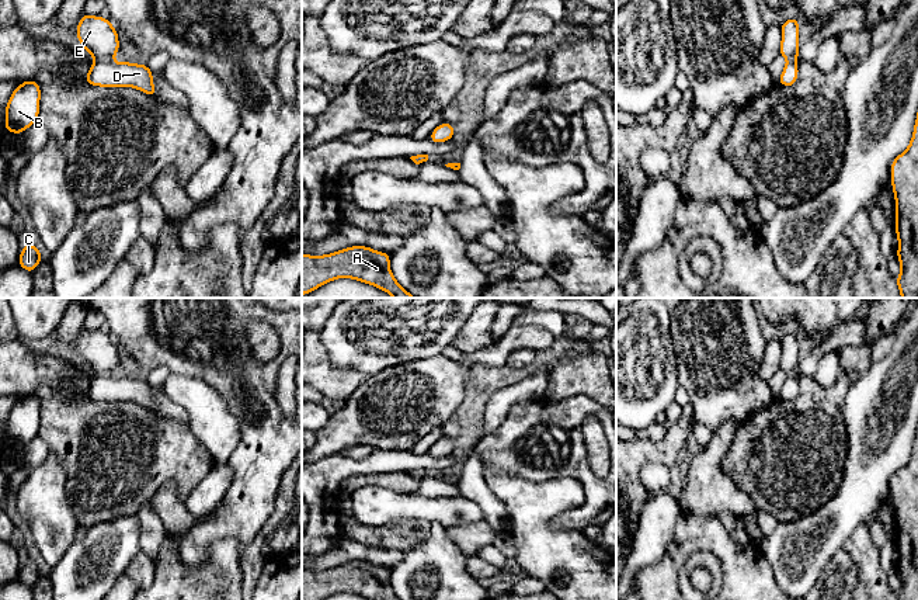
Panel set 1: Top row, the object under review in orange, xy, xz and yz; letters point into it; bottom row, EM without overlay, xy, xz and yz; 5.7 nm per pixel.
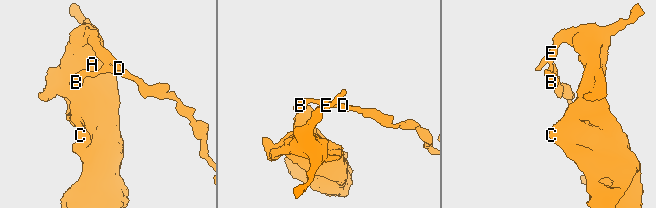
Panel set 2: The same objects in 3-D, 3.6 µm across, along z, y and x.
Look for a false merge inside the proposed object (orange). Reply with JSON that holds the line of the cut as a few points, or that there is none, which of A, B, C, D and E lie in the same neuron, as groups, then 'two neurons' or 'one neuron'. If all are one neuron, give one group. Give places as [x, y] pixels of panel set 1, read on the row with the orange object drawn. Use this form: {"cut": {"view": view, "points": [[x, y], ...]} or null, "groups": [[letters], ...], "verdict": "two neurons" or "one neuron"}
{"cut": {"view": "xy", "points": [[111, 58], [97, 61]]}, "groups": [["A", "C", "E"], ["B", "D"]], "verdict": "two neurons"}

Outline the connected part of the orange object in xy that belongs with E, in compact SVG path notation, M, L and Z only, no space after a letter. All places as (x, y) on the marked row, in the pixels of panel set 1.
M84 11L74 35L95 60L109 60L119 51L118 31L101 15L91 17Z

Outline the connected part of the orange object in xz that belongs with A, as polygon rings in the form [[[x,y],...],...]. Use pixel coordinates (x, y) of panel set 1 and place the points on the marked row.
[[[351,246],[324,256],[302,254],[302,295],[335,278],[354,278],[394,298],[417,298],[396,281],[389,261],[390,254],[366,246]]]

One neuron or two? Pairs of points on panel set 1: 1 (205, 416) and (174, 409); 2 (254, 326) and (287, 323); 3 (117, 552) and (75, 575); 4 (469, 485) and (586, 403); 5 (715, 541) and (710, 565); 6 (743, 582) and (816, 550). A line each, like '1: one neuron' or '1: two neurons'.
1: two neurons
2: two neurons
3: one neuron
4: two neurons
5: two neurons
6: two neurons

